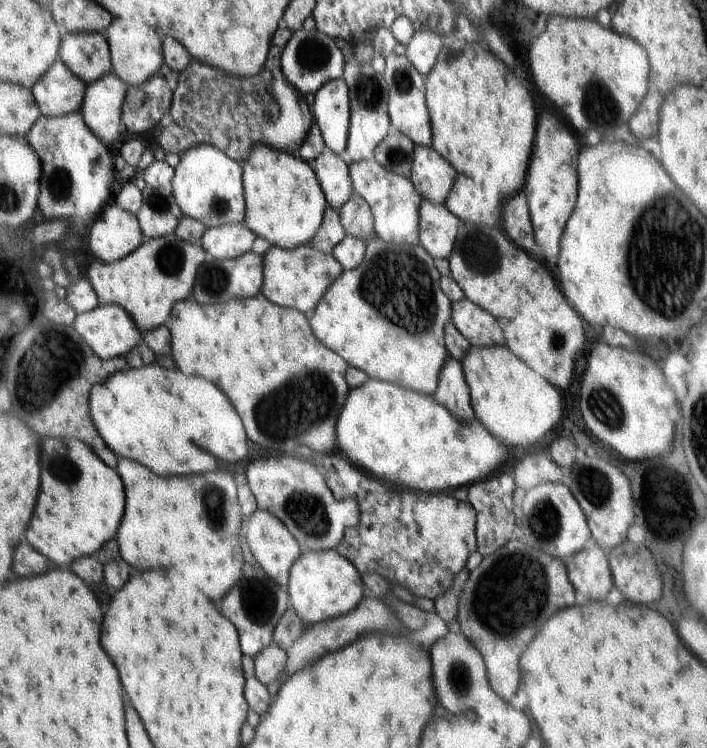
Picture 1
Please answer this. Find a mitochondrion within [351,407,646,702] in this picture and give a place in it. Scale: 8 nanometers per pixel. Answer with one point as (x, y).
(512, 592)

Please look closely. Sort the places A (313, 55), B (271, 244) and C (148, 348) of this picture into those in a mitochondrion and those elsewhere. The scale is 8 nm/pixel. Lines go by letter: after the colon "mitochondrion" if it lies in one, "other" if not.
A: mitochondrion
B: other
C: other

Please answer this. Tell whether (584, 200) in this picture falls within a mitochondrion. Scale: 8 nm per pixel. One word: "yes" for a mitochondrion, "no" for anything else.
no

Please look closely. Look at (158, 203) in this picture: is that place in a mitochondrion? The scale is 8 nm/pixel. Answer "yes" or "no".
yes

